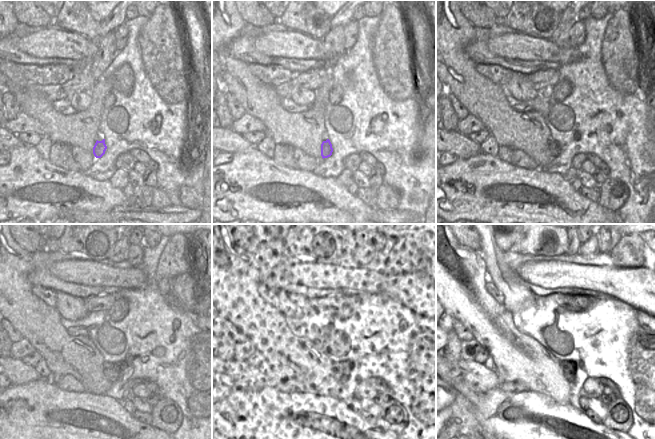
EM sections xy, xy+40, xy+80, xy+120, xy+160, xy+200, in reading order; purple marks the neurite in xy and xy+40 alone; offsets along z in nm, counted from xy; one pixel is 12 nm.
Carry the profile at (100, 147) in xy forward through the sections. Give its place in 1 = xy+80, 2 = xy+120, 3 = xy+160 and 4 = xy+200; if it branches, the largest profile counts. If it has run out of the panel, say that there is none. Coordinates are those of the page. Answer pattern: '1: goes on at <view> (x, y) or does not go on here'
1: goes on at xy+80 (554, 148)
2: goes on at xy+120 (111, 371)
3: goes on at xy+160 (341, 371)
4: goes on at xy+200 (569, 370)

